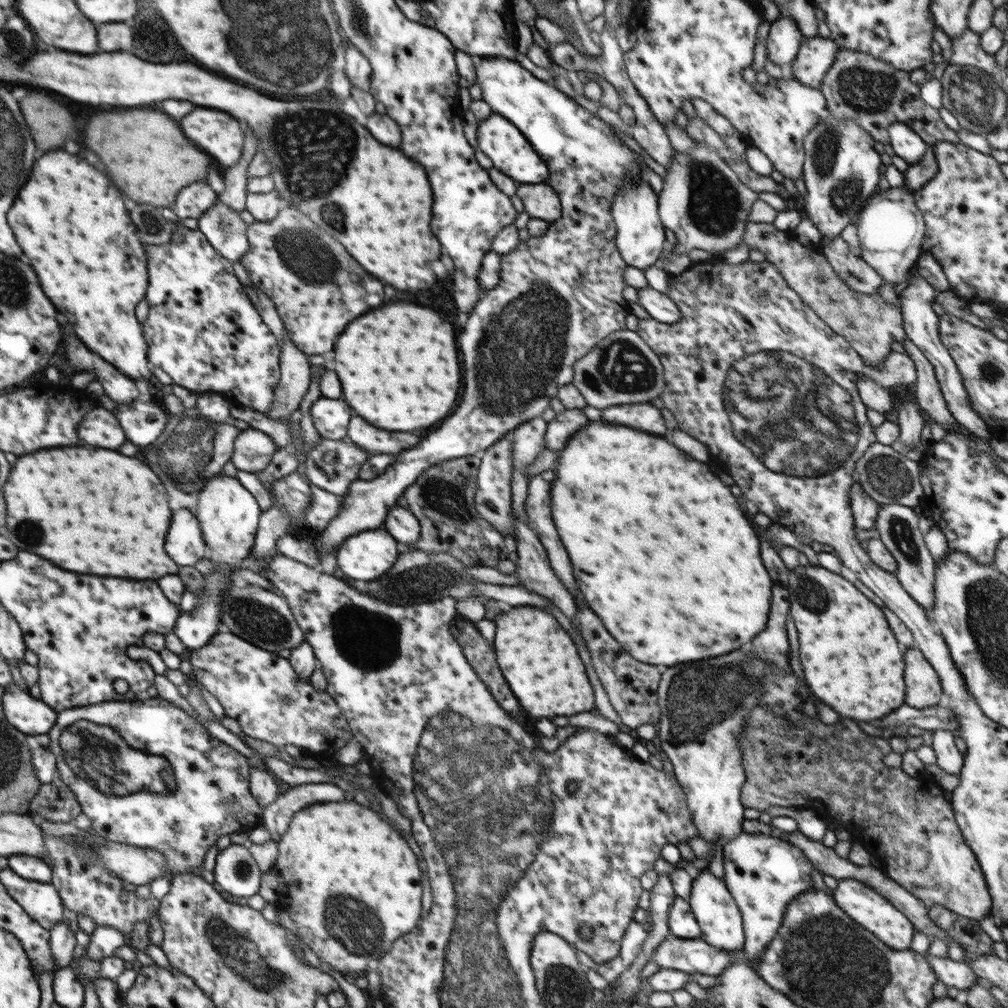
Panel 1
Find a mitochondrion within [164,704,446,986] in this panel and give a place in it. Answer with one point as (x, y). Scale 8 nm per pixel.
(359, 927)

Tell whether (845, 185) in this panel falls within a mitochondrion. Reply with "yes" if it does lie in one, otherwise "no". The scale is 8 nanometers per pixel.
yes

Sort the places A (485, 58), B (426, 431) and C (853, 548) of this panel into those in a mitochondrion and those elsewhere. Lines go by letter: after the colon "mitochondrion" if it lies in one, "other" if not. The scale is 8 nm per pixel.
A: other
B: other
C: other

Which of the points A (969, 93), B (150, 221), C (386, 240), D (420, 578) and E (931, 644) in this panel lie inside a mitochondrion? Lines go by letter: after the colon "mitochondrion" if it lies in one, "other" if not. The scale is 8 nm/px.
A: mitochondrion
B: mitochondrion
C: other
D: mitochondrion
E: other

